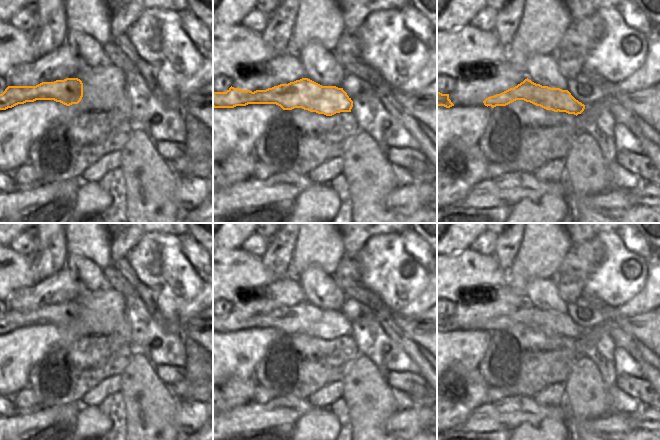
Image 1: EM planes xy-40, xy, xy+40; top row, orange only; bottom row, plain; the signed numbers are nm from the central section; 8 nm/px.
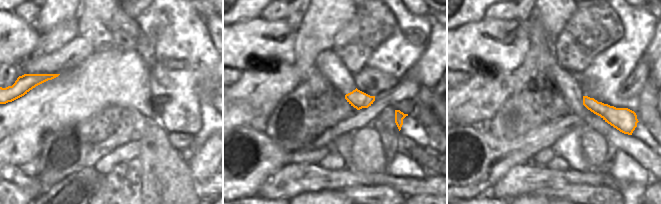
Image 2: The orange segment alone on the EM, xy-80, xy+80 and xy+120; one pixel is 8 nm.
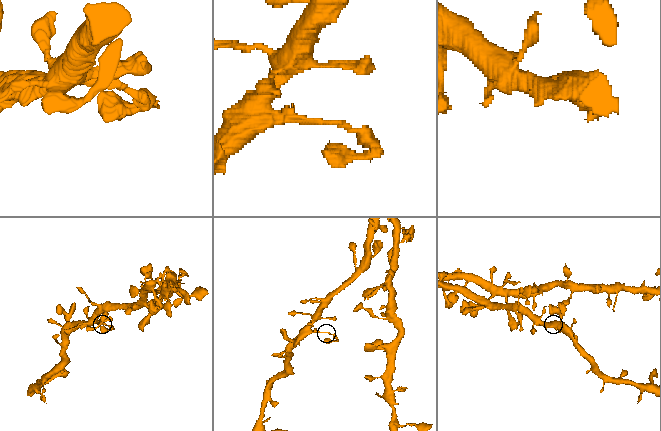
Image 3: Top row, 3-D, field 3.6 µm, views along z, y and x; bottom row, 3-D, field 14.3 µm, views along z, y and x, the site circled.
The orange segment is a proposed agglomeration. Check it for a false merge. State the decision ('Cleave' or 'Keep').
Cleave

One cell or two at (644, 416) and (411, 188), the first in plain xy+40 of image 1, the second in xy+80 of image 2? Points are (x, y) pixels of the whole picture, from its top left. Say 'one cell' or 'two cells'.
one cell

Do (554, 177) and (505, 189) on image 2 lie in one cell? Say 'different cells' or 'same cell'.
same cell

